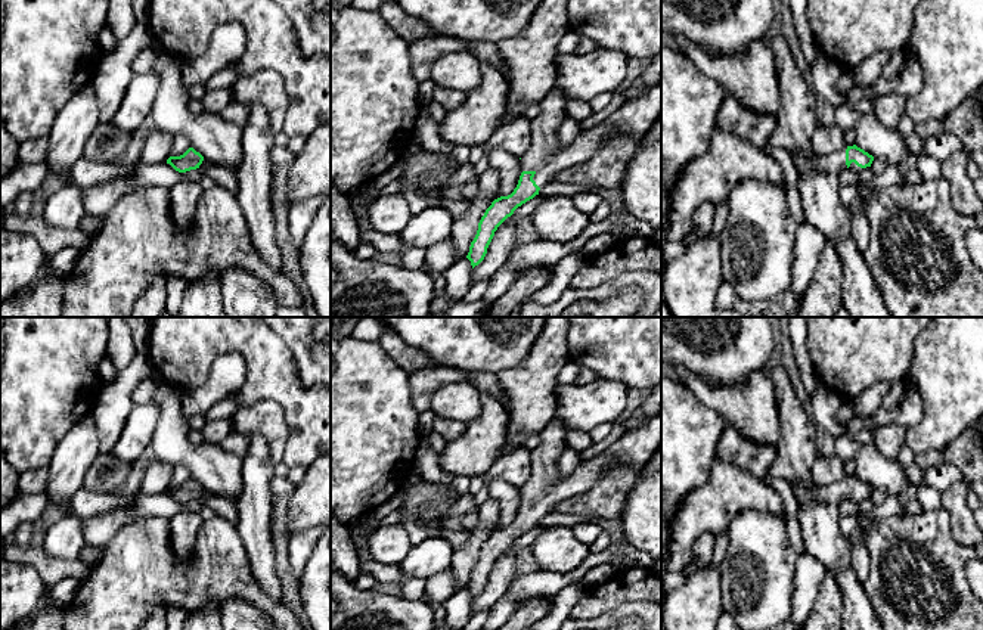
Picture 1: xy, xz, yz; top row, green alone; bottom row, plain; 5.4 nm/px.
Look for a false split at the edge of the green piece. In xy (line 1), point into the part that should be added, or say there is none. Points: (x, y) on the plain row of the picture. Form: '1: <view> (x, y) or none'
1: none

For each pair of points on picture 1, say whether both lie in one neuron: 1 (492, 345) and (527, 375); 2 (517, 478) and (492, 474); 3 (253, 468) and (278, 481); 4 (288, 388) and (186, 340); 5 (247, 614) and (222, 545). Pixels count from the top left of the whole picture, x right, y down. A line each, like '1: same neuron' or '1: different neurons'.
1: different neurons
2: same neuron
3: different neurons
4: same neuron
5: different neurons

